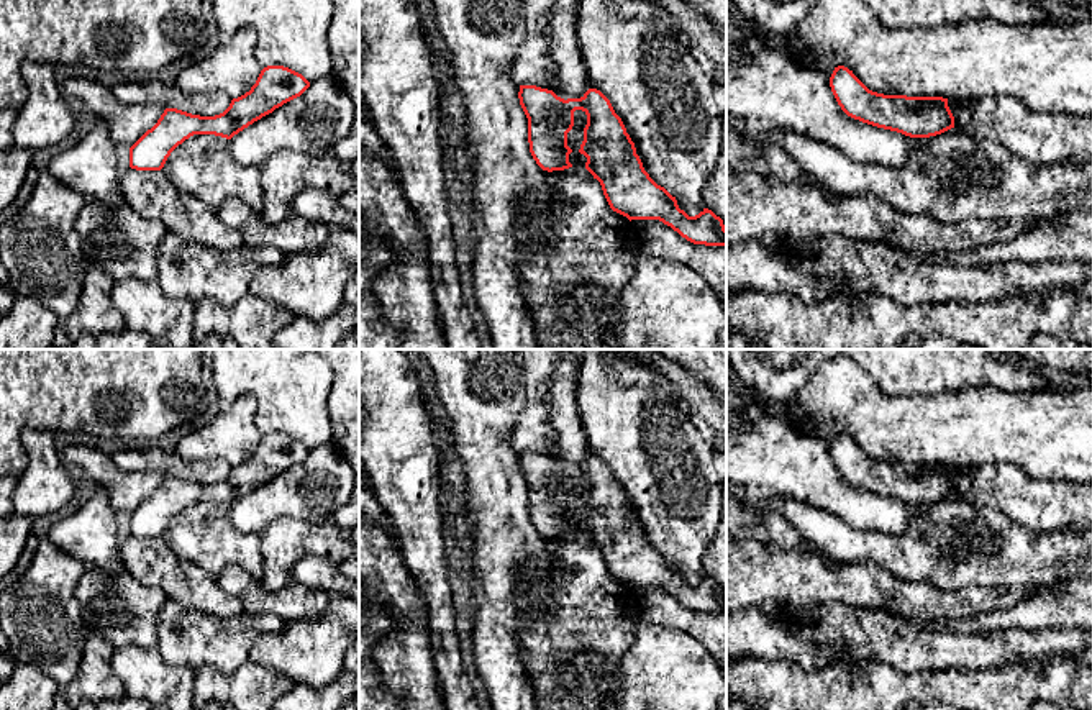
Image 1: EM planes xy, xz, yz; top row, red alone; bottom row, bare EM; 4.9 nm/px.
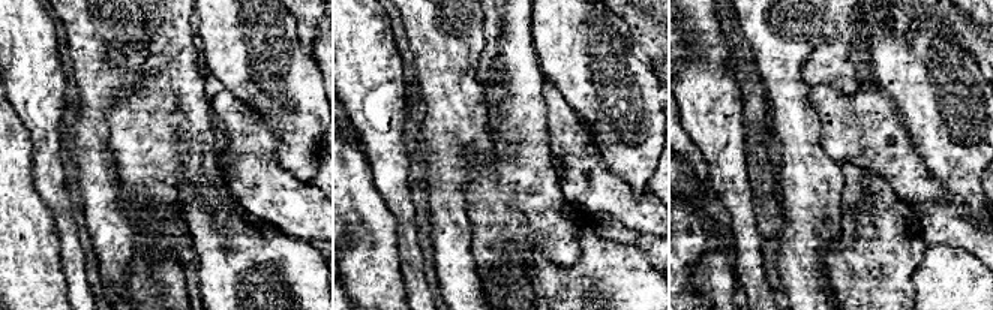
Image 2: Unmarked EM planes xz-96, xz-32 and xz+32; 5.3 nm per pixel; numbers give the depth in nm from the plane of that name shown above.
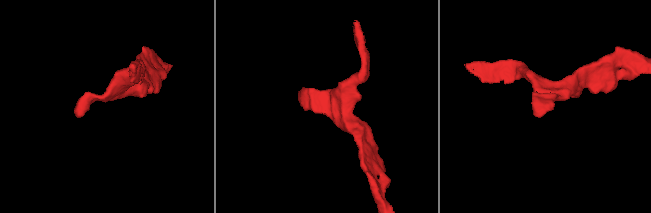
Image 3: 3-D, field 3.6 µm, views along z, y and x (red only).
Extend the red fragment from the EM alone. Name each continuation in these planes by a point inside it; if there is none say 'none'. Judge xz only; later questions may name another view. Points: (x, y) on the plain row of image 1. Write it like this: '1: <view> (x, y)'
none

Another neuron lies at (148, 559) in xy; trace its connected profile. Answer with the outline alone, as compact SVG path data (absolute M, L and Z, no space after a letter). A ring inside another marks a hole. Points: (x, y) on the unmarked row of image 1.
M128 536L120 543L125 571L148 587L162 590L184 608L221 618L244 612L243 603L226 594L202 567L179 559L162 538Z

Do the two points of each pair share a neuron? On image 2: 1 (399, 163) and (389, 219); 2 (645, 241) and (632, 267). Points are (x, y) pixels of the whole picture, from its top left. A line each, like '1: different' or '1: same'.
1: different
2: different

